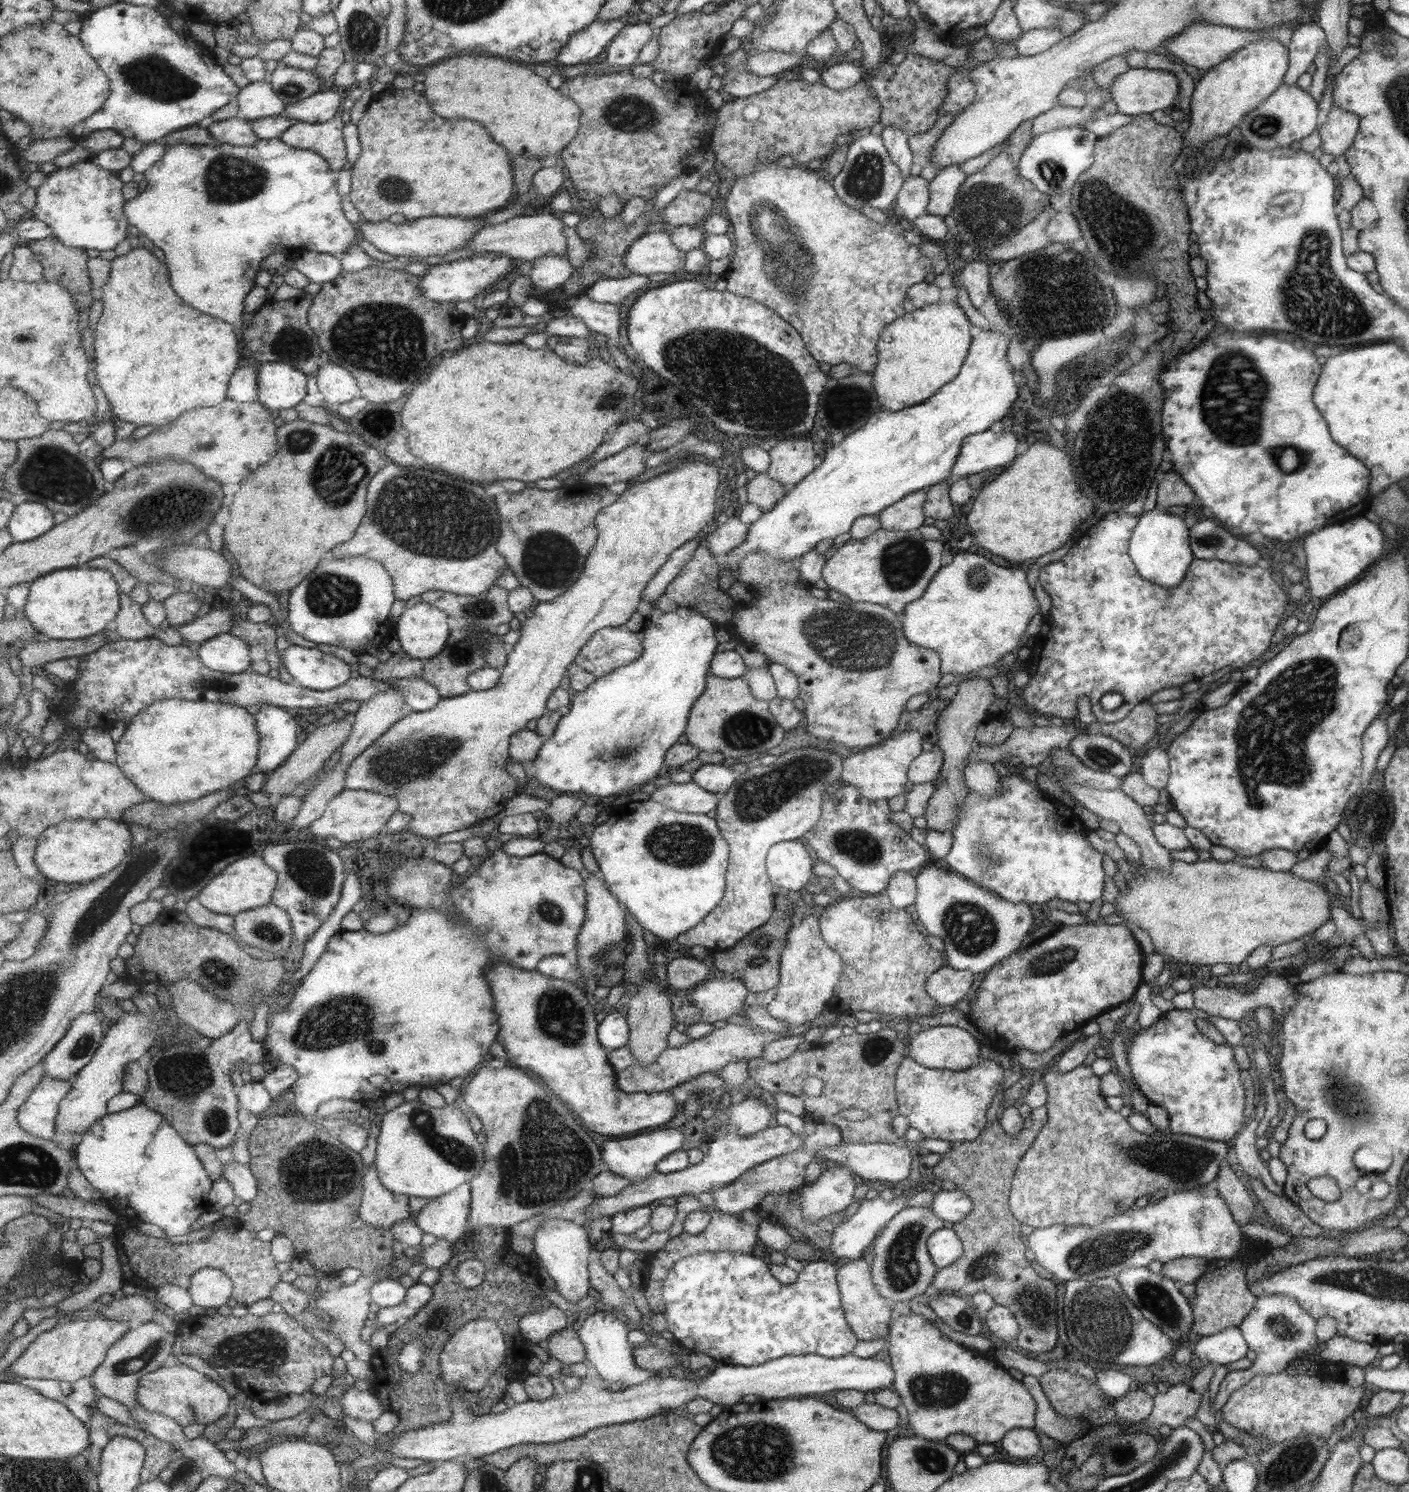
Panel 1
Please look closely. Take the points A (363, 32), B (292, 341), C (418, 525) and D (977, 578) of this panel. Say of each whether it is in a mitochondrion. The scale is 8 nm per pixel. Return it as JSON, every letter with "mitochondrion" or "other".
{"A":"mitochondrion","B":"mitochondrion","C":"mitochondrion","D":"mitochondrion"}

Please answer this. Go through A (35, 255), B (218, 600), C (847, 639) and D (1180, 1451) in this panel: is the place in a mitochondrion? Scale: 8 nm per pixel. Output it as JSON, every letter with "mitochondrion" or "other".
{"A":"other","B":"other","C":"mitochondrion","D":"mitochondrion"}

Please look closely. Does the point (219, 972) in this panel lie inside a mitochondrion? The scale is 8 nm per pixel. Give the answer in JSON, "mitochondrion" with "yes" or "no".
{"mitochondrion":"yes"}

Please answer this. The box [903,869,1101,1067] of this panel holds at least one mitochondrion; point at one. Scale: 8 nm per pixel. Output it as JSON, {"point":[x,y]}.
{"point":[971,930]}

